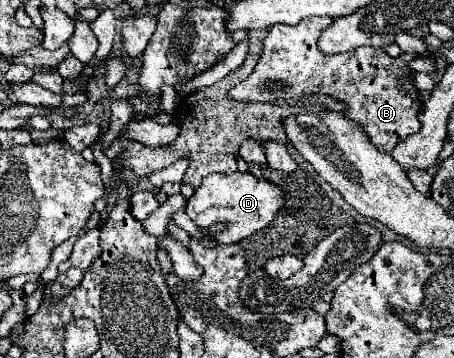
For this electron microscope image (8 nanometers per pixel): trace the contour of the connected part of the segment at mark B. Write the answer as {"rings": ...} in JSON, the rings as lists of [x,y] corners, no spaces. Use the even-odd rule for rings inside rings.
{"rings":[[[311,18],[301,20],[301,24],[295,26],[275,24],[269,28],[267,38],[263,40],[261,58],[253,74],[235,86],[231,90],[231,96],[233,100],[269,104],[275,100],[289,100],[307,94],[331,96],[337,102],[345,104],[345,110],[341,114],[357,122],[379,152],[389,154],[403,138],[417,134],[421,128],[421,122],[417,118],[421,110],[421,98],[419,90],[415,88],[413,72],[407,66],[413,58],[417,58],[417,54],[401,52],[397,58],[391,58],[385,48],[363,46],[357,48],[357,52],[327,56],[317,48],[317,38],[331,24],[333,20],[329,18]],[[267,82],[281,82],[283,90],[279,94],[273,94],[269,88],[265,88]]]}

